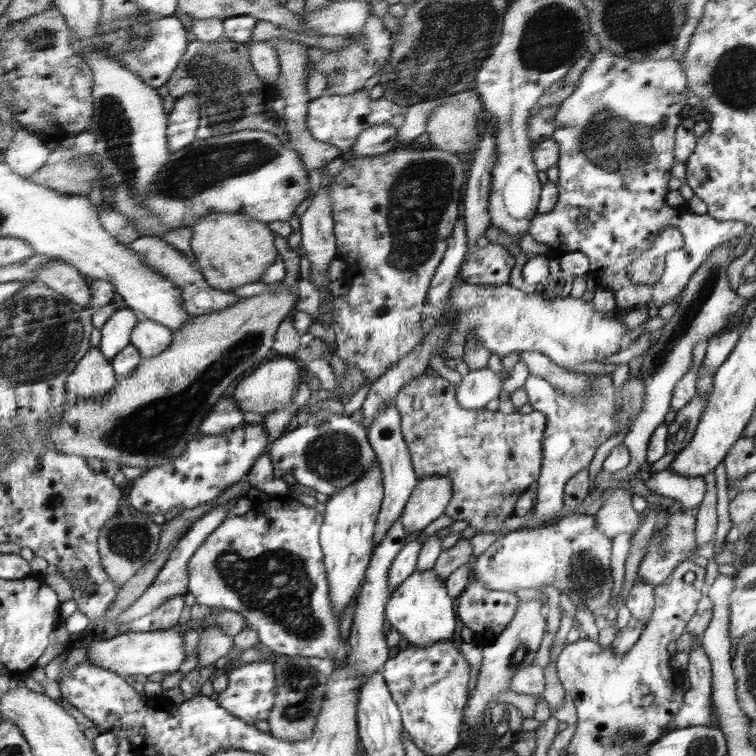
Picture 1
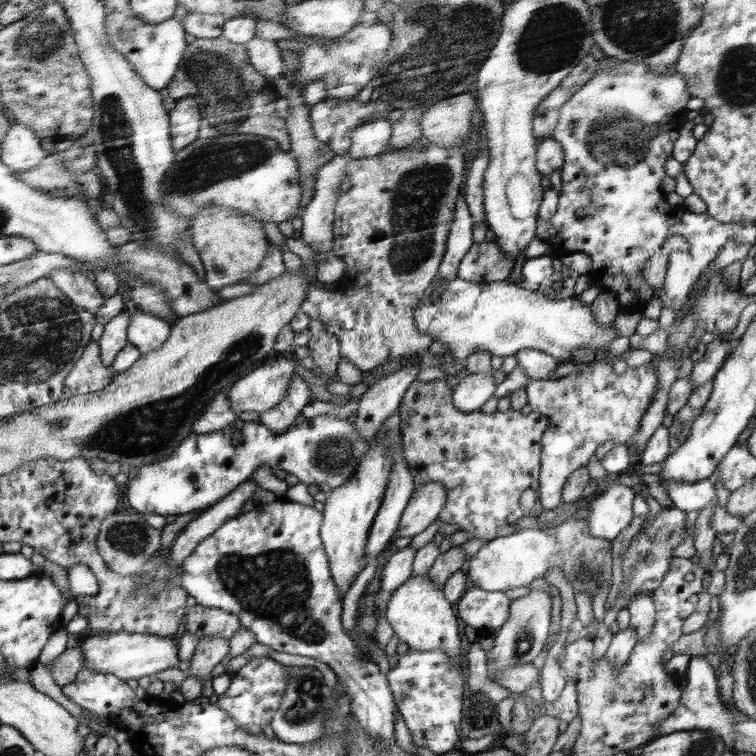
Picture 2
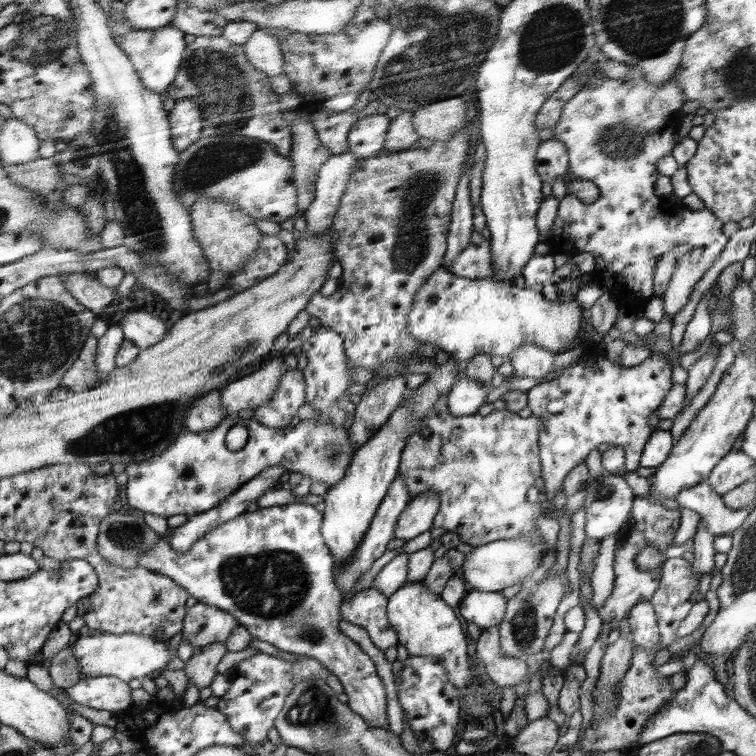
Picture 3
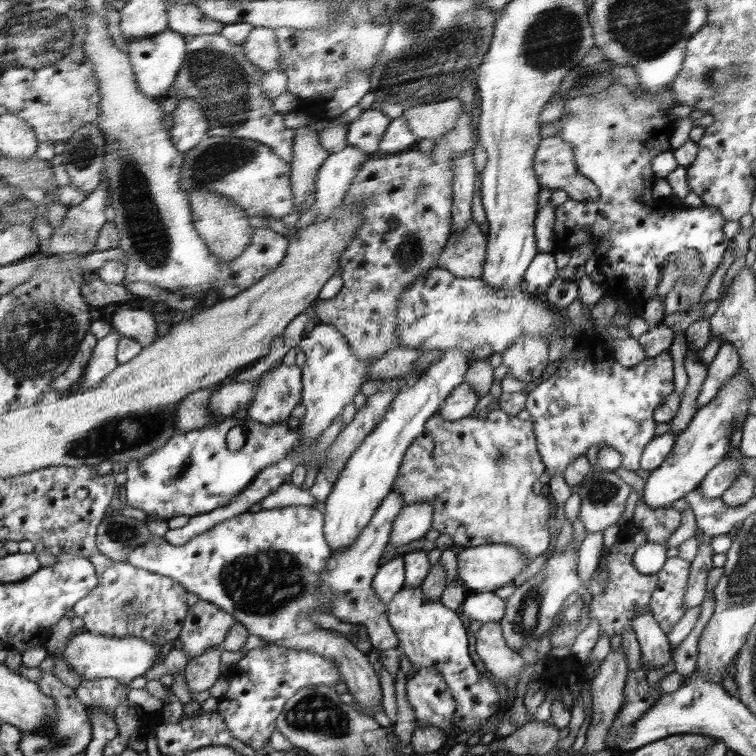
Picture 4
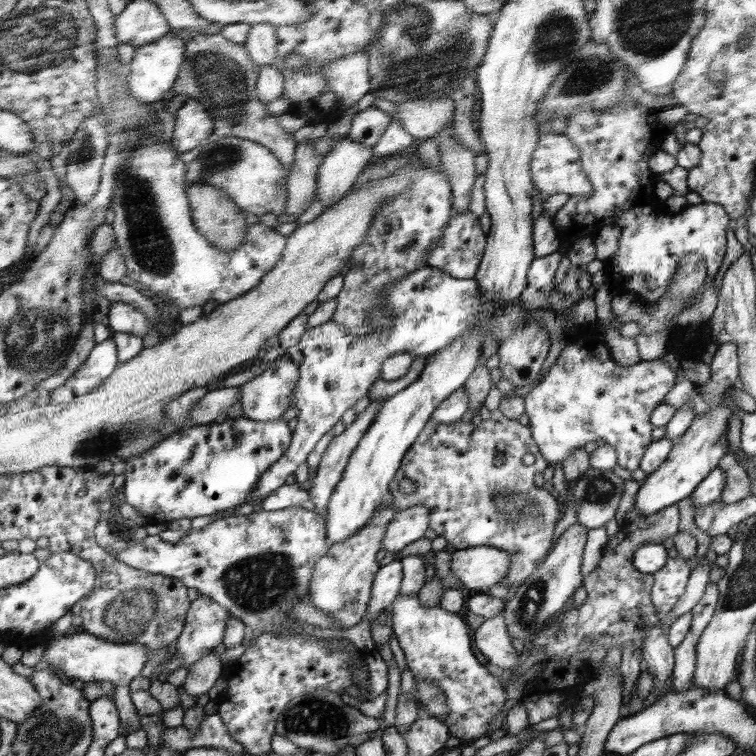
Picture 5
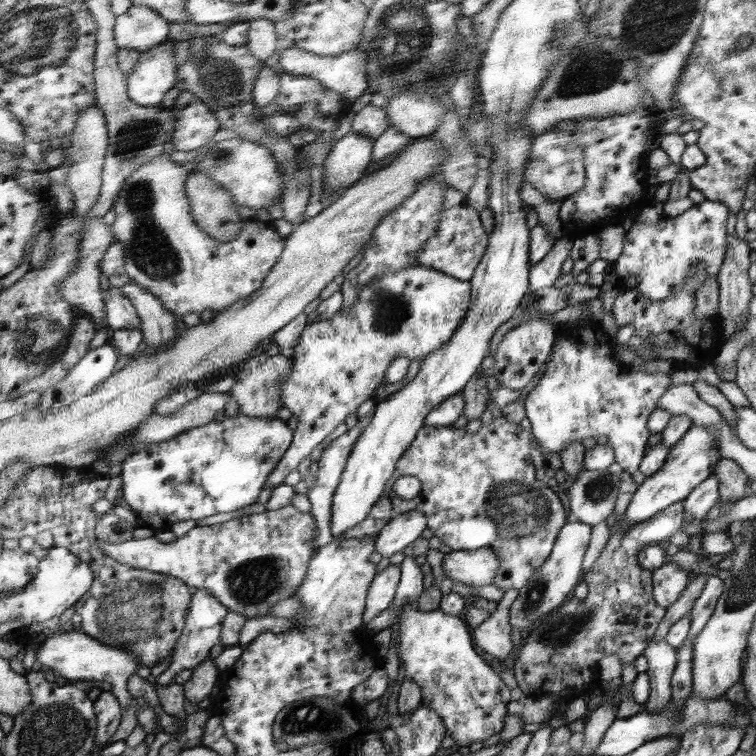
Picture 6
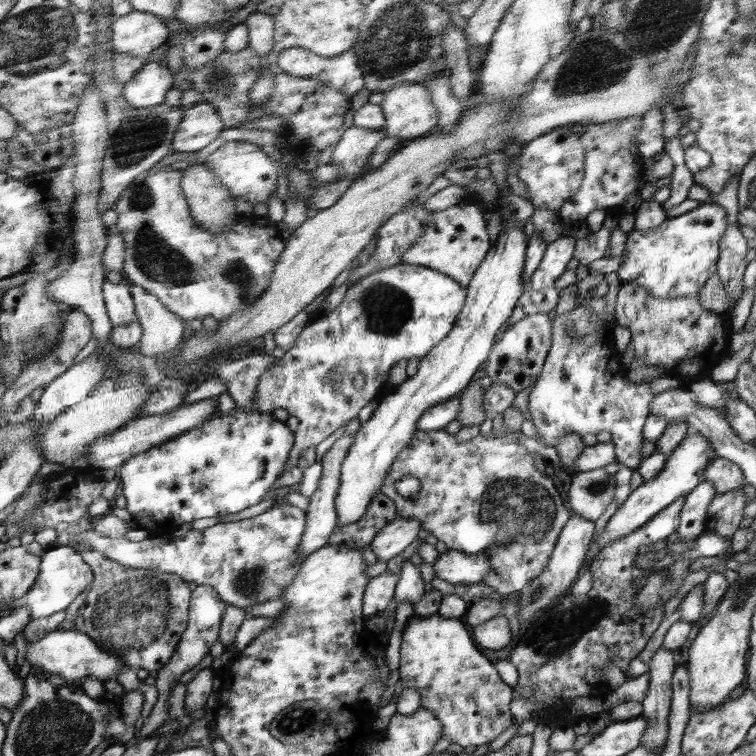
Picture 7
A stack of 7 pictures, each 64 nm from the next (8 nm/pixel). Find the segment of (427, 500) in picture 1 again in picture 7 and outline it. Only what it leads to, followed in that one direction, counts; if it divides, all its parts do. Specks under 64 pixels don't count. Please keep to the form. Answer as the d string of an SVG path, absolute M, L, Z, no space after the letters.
M399 517L393 521L368 544L368 548L378 556L377 560L380 562L390 560L401 554L417 539L421 530L418 519Z

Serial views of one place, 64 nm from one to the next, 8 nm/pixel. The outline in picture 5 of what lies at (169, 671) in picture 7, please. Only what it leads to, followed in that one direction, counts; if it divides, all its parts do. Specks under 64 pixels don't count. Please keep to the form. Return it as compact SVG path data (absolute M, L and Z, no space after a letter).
M203 594L191 602L177 644L177 651L183 658L181 667L187 668L205 654L213 652L223 641L230 617L231 614L223 606Z

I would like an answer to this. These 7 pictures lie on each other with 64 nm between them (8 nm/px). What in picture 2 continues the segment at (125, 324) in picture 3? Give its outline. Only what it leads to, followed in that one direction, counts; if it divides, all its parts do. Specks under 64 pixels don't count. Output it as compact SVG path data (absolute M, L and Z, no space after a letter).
M137 312L130 316L130 325L127 328L128 342L136 345L142 354L148 354L168 340L171 324L153 315Z

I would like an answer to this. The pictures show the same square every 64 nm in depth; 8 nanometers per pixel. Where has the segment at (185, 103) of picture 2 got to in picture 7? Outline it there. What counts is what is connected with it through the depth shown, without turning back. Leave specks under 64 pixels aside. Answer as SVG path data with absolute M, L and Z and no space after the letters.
M199 102L182 113L171 145L175 152L198 152L225 129L214 105Z

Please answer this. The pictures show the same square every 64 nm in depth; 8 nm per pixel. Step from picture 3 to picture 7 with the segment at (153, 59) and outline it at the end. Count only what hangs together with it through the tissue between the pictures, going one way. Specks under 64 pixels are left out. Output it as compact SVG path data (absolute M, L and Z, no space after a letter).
M148 61L124 84L123 93L126 100L136 108L155 107L164 102L166 92L172 88L172 72L167 63Z

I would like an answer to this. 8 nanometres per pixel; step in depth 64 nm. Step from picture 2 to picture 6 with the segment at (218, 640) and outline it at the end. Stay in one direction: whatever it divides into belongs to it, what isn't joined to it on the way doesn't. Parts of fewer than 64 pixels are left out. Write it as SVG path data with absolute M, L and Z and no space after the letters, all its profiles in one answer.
M211 657L197 664L192 669L190 679L183 684L185 698L197 705L201 700L209 698L214 684L218 681L219 672Z

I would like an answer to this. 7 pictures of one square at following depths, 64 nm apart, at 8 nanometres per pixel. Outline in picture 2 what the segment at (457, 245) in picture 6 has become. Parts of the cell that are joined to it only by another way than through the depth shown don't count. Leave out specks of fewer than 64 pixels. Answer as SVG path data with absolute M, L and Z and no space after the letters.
M474 244L458 265L458 278L474 283L502 282L510 279L515 264L507 261L496 244Z

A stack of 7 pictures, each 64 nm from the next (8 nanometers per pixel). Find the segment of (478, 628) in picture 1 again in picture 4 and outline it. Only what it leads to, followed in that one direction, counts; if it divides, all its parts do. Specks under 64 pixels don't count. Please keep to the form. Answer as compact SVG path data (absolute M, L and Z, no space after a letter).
M469 592L459 607L464 616L482 625L501 621L506 614L507 602L494 592Z

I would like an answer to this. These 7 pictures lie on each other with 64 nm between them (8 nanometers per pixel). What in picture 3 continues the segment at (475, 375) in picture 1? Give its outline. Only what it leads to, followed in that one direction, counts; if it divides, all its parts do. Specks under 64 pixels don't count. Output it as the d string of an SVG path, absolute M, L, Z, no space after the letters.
M462 375L461 380L451 388L446 396L449 411L456 416L468 416L478 413L478 408L485 403L488 393L492 390L482 386L478 380Z

